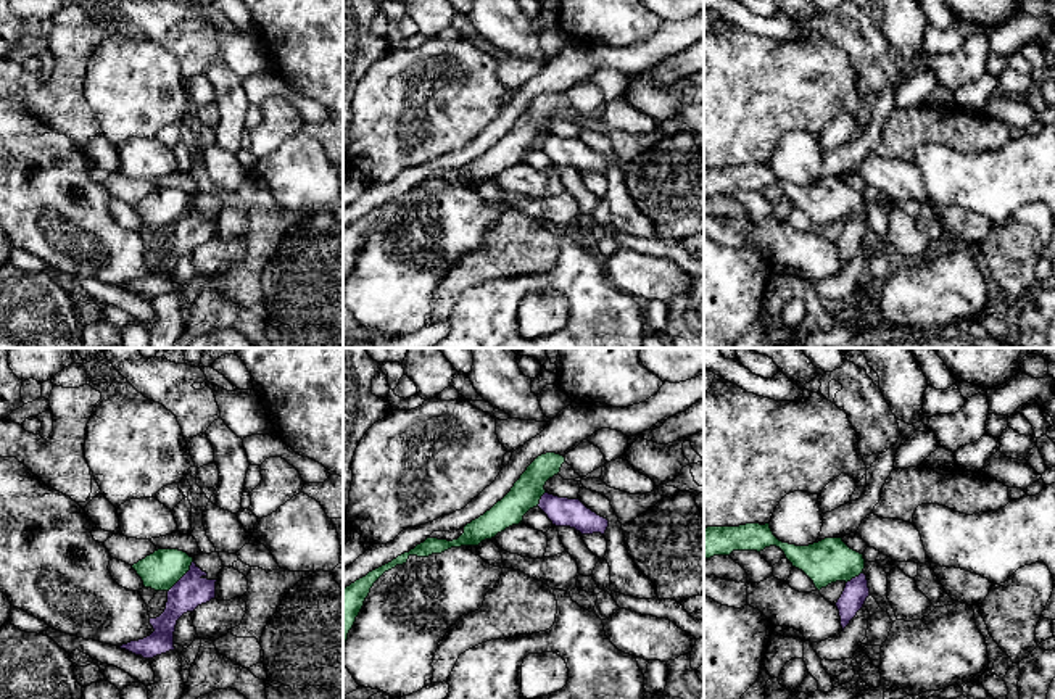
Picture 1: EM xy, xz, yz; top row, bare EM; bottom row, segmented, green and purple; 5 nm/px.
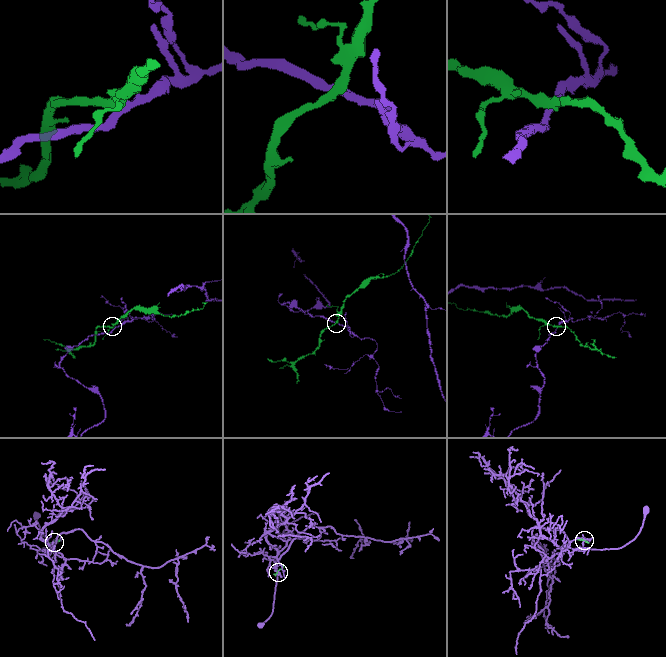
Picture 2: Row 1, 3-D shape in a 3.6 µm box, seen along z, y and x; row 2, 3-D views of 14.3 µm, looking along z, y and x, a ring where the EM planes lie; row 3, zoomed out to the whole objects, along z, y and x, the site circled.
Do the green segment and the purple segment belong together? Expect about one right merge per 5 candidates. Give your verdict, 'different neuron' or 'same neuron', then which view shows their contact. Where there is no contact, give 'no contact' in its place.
different neuron | xy

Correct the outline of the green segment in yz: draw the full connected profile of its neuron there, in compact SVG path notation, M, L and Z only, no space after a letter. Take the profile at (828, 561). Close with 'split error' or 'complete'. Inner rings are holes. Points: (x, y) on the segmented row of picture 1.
M746 523L739 527L704 528L704 560L714 556L730 556L733 551L763 551L780 548L792 567L802 570L820 591L836 581L850 581L863 573L863 554L850 549L842 538L825 538L809 546L780 541L770 523Z; complete

